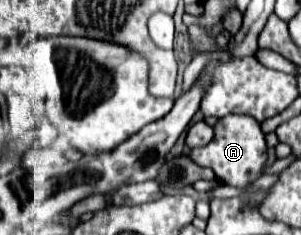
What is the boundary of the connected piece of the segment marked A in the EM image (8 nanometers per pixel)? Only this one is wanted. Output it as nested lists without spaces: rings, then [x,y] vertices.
[[[227,115],[215,125],[215,137],[205,147],[187,149],[187,157],[201,167],[213,169],[221,183],[237,189],[247,189],[263,175],[267,165],[265,133],[261,131],[259,123],[247,115]]]

